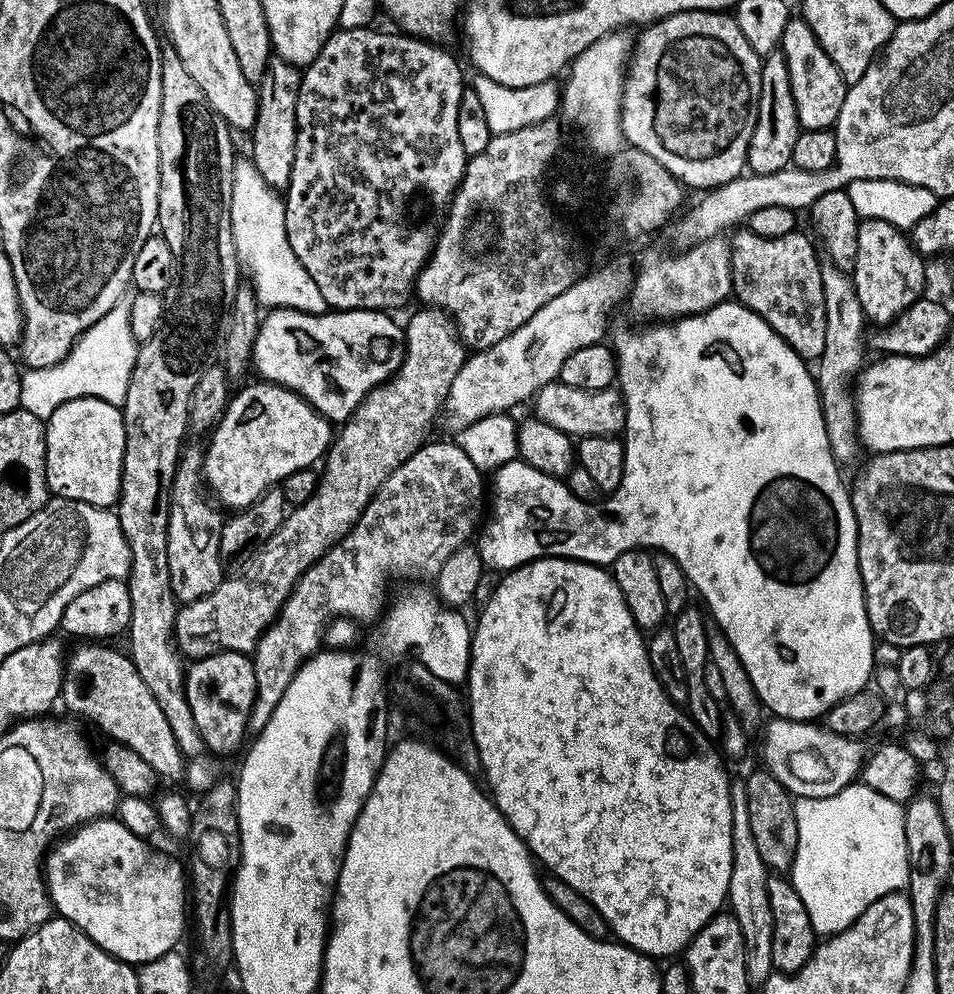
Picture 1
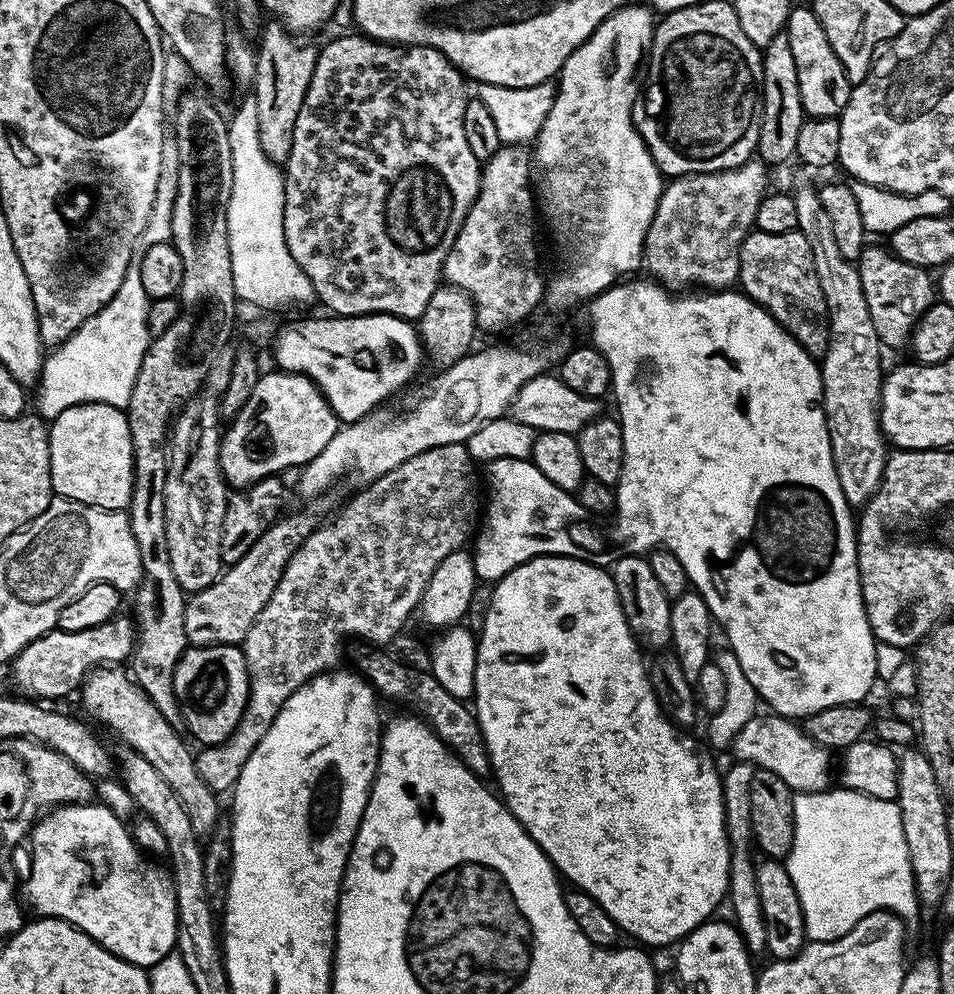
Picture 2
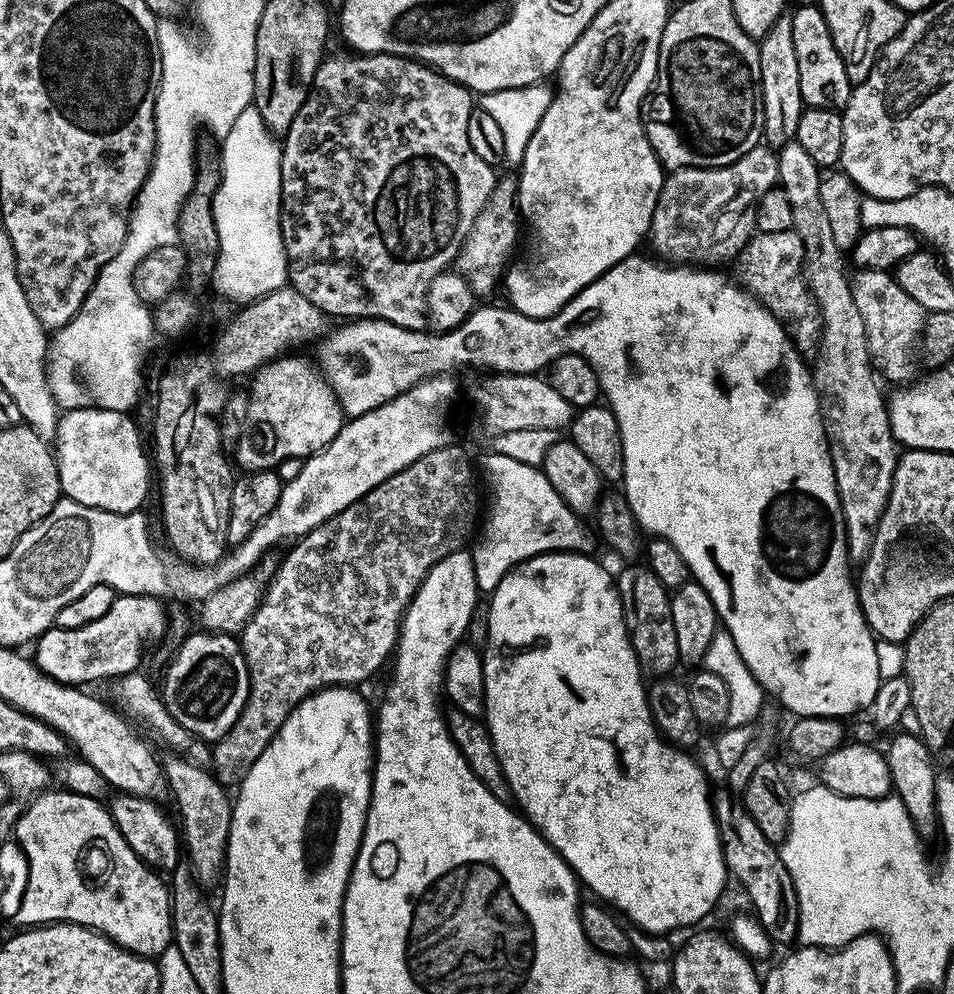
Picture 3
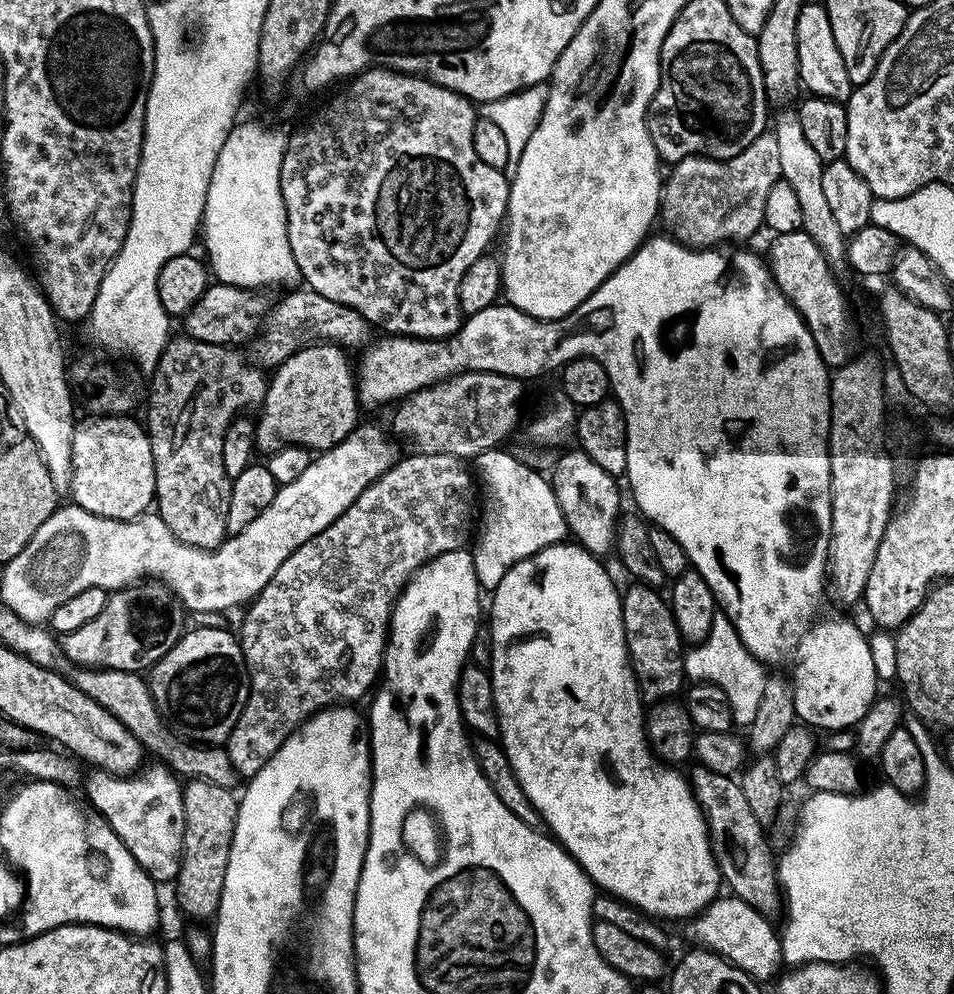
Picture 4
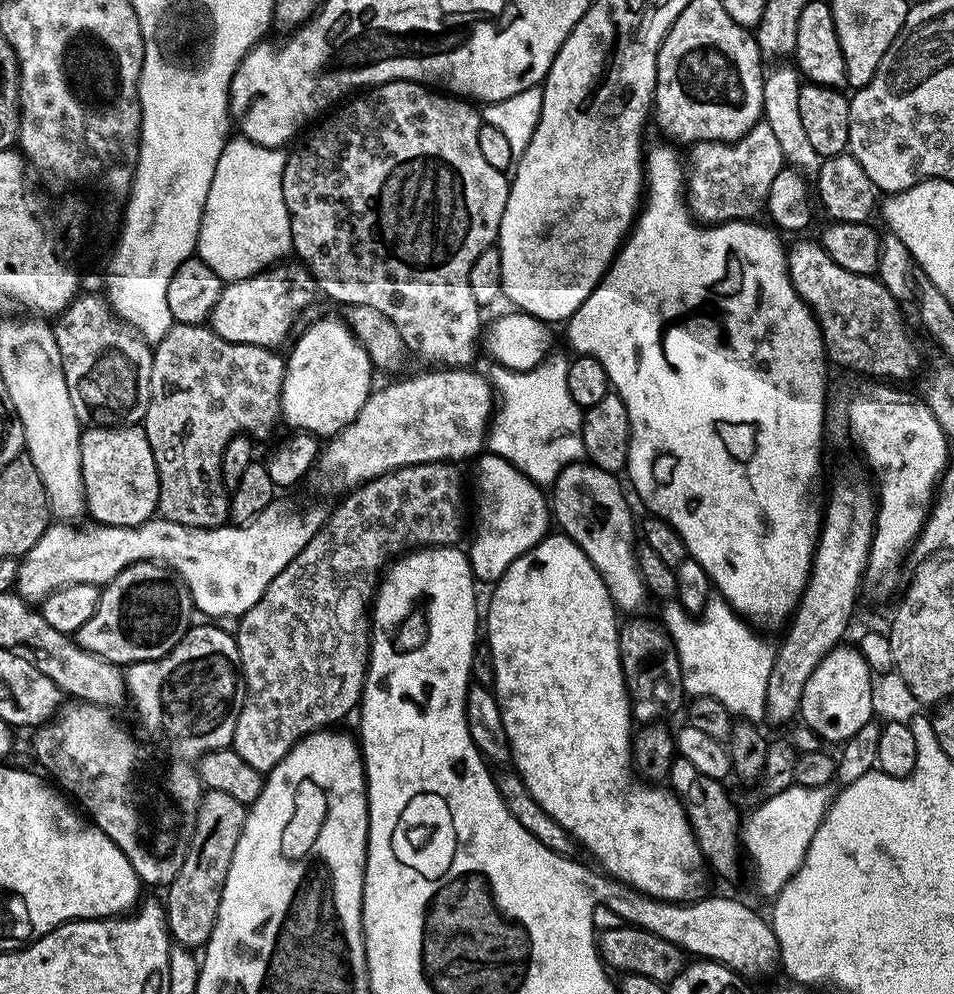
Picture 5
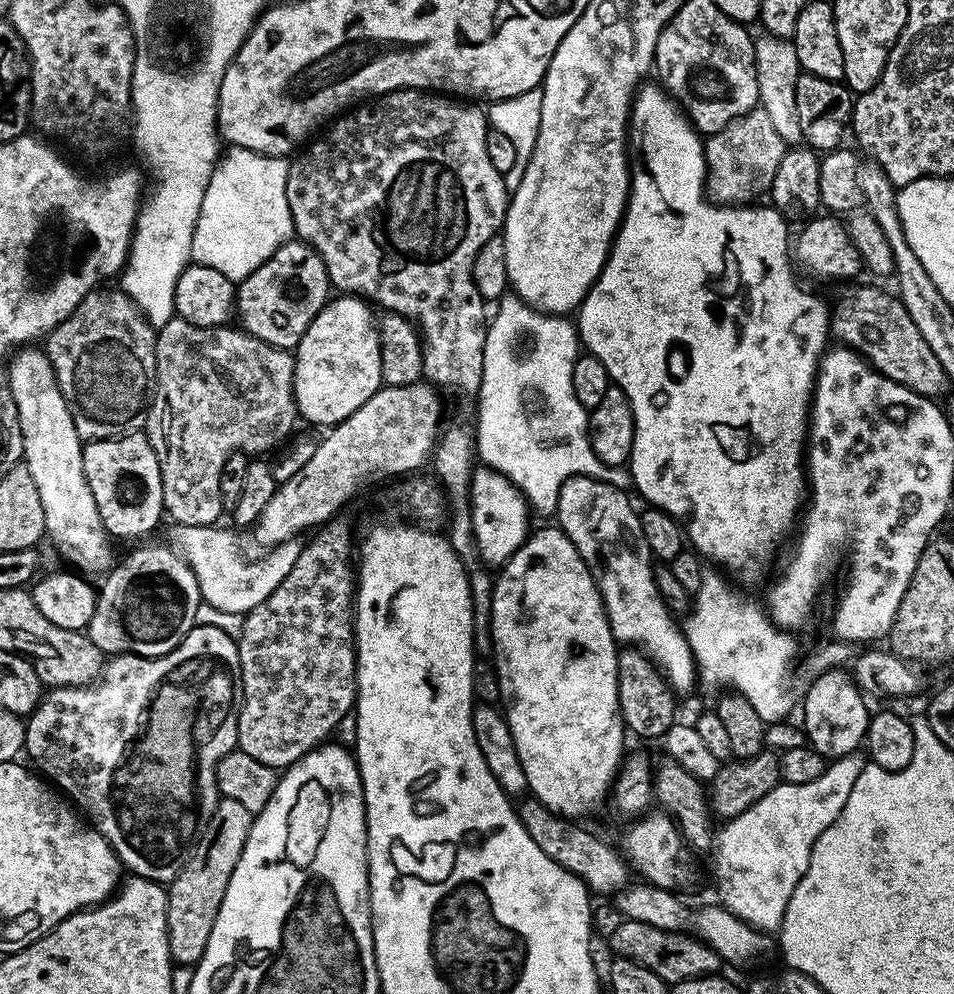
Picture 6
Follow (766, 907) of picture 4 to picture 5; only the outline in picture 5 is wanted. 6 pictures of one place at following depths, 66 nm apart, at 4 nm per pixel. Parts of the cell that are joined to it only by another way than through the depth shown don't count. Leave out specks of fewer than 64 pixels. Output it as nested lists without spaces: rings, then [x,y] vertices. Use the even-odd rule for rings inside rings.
[[[677,755],[672,761],[672,768],[666,780],[671,791],[676,793],[676,797],[686,810],[692,832],[696,836],[707,867],[715,875],[716,872],[720,876],[738,875],[740,856],[742,860],[742,816],[740,820],[740,812],[736,809],[731,794],[724,789],[725,785],[719,780],[702,774],[702,770],[690,766],[690,762],[686,762],[686,758],[681,755]]]

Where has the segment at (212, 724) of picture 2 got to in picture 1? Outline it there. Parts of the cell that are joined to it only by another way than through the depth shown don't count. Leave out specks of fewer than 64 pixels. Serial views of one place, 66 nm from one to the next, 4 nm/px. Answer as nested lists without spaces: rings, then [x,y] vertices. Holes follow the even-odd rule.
[[[219,652],[201,660],[191,661],[187,665],[184,677],[186,702],[190,702],[190,714],[194,714],[194,722],[198,722],[198,730],[204,732],[205,741],[220,740],[224,748],[232,744],[232,740],[240,740],[249,735],[248,719],[256,697],[254,682],[254,666],[251,659],[243,652]]]

